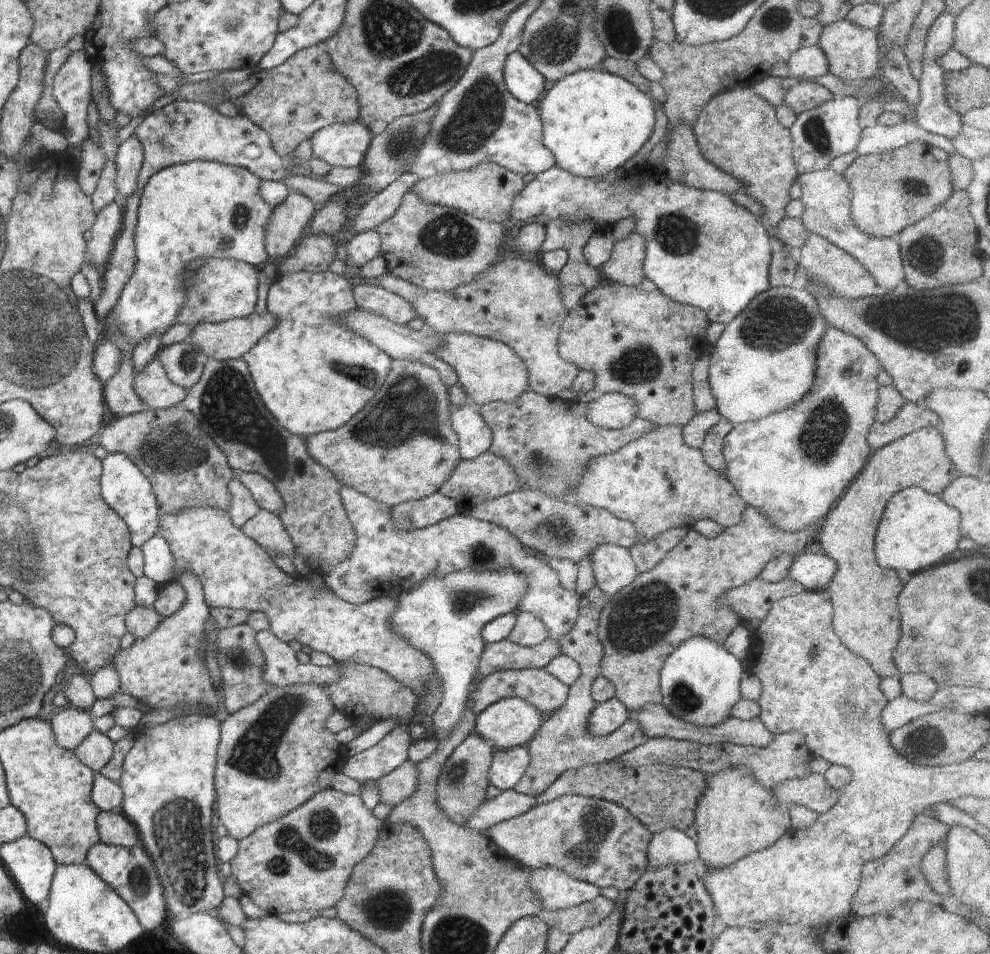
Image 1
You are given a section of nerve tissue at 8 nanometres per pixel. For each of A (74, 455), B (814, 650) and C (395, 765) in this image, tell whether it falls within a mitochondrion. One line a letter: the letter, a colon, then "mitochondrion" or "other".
A: other
B: mitochondrion
C: other

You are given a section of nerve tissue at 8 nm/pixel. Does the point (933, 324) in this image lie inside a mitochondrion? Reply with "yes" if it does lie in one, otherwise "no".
yes

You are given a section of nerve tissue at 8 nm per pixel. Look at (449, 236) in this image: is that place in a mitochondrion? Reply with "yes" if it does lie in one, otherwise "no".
yes

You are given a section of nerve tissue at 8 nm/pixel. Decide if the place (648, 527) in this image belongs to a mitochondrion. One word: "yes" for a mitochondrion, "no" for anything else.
no

